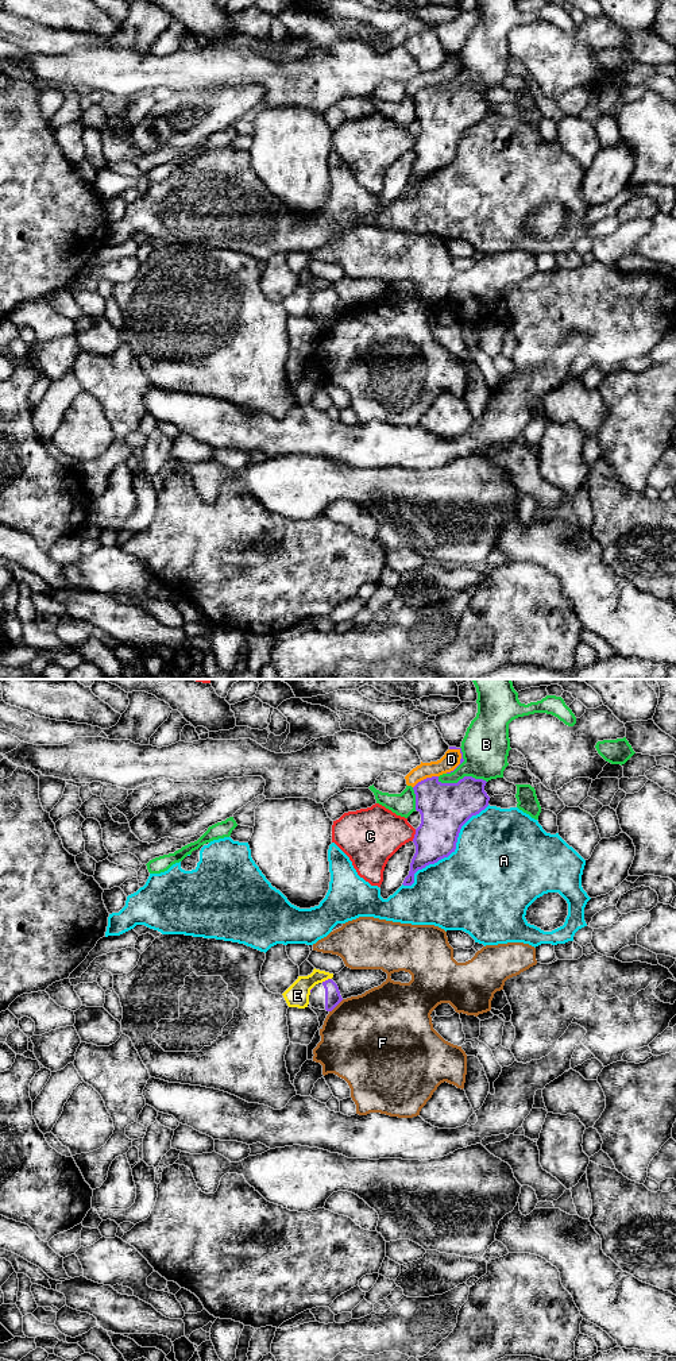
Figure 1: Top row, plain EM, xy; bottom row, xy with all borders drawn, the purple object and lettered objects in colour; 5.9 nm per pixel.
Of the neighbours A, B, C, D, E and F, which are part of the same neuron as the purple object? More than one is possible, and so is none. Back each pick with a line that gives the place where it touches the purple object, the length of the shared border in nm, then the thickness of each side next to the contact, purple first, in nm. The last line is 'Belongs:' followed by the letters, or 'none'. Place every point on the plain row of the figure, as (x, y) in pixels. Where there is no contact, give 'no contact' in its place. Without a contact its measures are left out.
Belongs: none

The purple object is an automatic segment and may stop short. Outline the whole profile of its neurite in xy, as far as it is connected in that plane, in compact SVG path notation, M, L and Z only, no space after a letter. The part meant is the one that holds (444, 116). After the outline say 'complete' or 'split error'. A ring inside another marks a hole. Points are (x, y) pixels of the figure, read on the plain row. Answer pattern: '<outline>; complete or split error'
M432 85L413 96L421 132L413 147L416 162L403 194L414 192L418 178L455 161L461 135L488 115L486 92L472 85L464 85L457 92L441 92L439 85Z; complete

